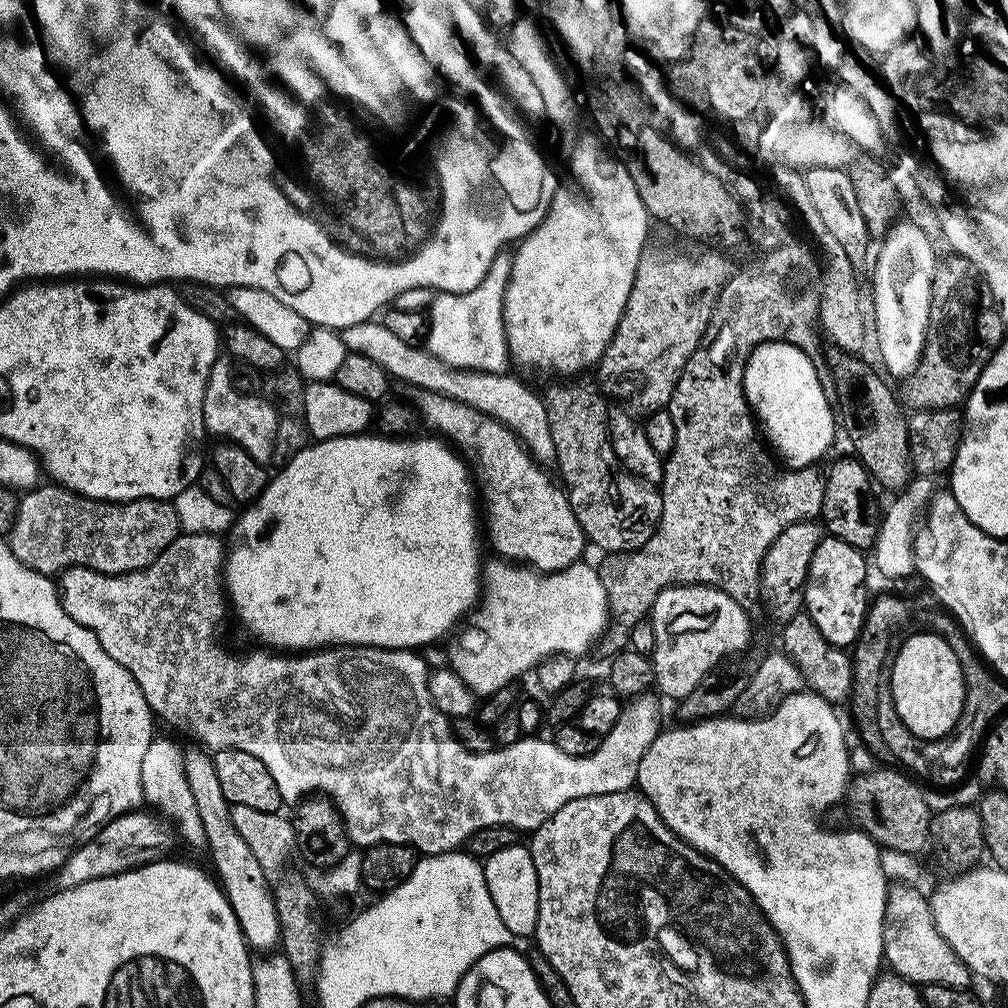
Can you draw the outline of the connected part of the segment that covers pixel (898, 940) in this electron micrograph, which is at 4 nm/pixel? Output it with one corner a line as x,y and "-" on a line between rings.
906,886
893,889
886,901
886,910
888,915
885,917
883,926
882,940
884,950
884,960
891,968
897,977
907,980
917,986
945,986
947,988
958,988
961,990
967,989
972,982
972,975
968,967
957,958
952,947
941,938
937,933
937,928
933,922
931,905
929,901
918,892
912,892

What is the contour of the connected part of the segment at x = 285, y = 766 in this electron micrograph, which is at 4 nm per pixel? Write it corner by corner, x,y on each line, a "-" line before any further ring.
185,532
177,536
174,542
170,542
170,546
166,546
166,550
161,556
157,558
150,566
140,568
136,572
122,572
118,576
109,576
107,572
95,572
89,568
68,568
65,572
59,573
58,576
58,591
60,593
60,601
62,606
66,610
66,614
70,614
70,618
74,618
74,622
78,622
82,627
90,629
96,636
97,642
100,643
100,648
106,650
106,654
110,654
110,658
114,658
116,664
121,664
127,672
132,675
132,678
138,682
140,687
140,695
146,698
146,702
150,705
153,713
157,717
165,716
168,720
177,720
184,728
189,728
190,731
196,732
196,736
205,744
203,746
209,753
215,754
226,750
227,748
237,748
238,750
246,750
246,754
254,754
254,758
258,758
258,762
262,762
262,766
266,766
266,770
270,770
270,778
274,778
274,782
278,786
278,794
280,795
281,801
285,805
292,806
297,803
298,798
303,798
309,794
323,794
328,797
336,806
340,818
343,820
343,827
347,836
347,839
351,841
353,845
359,846
361,849
367,850
372,847
373,844
406,844
409,848
415,848
417,853
426,856
441,856
443,852
454,852
457,851
467,841
469,836
472,836
476,831
480,831
483,828
494,827
496,825
504,825
508,828
515,828
517,830
534,830
538,826
542,826
542,822
546,822
546,818
550,818
557,812
562,806
566,806
566,802
571,800
577,800
583,796
597,796
598,794
610,794
611,792
627,792
629,789
636,784
636,775
638,774
638,766
642,762
642,758
646,754
646,750
654,742
654,738
659,736
662,731
662,725
660,725
660,708
656,705
657,697
652,694
645,694
629,699
627,703
620,709
620,717
614,722
612,729
608,731
604,736
599,737
596,749
593,752
588,753
587,756
571,756
566,754
555,744
551,739
539,740
541,737
536,734
528,734
523,738
516,740
514,743
507,745
506,750
498,750
502,752
495,752
495,750
489,750
487,752
472,752
463,745
462,741
454,735
453,725
450,723
449,717
443,716
438,710
438,706
434,706
432,701
432,695
428,689
428,677
430,675
430,667
426,661
420,657
421,653
416,650
409,650
407,648
367,648
361,644
349,644
347,646
325,646
317,648
312,651
304,650
299,654
273,654
268,650
260,650
264,652
252,652
248,657
243,660
240,656
232,656
232,652
228,648
224,648
224,644
220,641
220,631
224,628
224,619
230,616
230,605
228,597
226,595
226,589
224,586
223,570
224,570
224,554
226,548
222,543
220,536
211,536
203,532
202,534
190,534

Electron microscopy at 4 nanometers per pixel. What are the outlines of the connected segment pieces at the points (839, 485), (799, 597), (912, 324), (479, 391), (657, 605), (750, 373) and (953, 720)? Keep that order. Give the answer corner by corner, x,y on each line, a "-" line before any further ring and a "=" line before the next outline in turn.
848,456
834,461
829,466
828,473
823,473
824,493
819,519
827,535
836,536
855,548
868,550
873,547
878,527
878,510
876,512
875,506
872,505
874,481
859,460
=
810,519
800,520
797,524
786,526
786,530
782,530
782,534
778,534
778,538
774,538
774,542
770,542
770,550
766,550
764,561
760,566
758,603
764,607
764,612
770,619
777,620
777,625
783,626
786,622
790,622
790,618
794,618
794,614
802,611
804,607
804,583
808,577
808,570
814,556
814,550
818,550
821,539
821,525
815,519
=
901,219
879,241
880,249
875,249
876,265
872,268
872,312
876,315
876,348
880,351
880,360
884,363
883,371
889,377
903,378
910,375
922,358
922,350
926,342
928,315
930,314
930,290
932,275
936,269
938,253
932,249
928,236
916,224
=
376,320
357,321
354,326
341,329
340,335
349,352
370,358
382,366
391,379
404,382
408,388
430,390
454,402
466,402
466,406
474,406
474,410
482,410
482,414
506,425
541,466
551,465
555,461
554,438
550,438
550,422
546,418
543,399
537,393
535,396
518,377
510,376
508,372
448,368
423,347
403,342
402,338
395,337
382,322
=
674,584
671,588
662,589
658,598
652,603
650,613
654,626
654,646
650,659
655,691
661,697
662,695
669,696
676,702
682,702
697,686
696,672
707,673
711,669
708,667
715,662
716,656
724,656
727,652
742,651
752,636
752,626
744,611
746,611
745,605
730,598
730,594
717,588
707,588
705,584
=
772,340
756,347
744,367
744,393
755,419
767,443
784,455
783,463
793,470
813,467
819,456
827,454
836,432
838,436
833,405
828,405
824,384
812,363
813,357
807,356
804,349
784,340
=
933,630
923,631
906,637
904,645
897,650
896,657
894,655
891,657
892,700
896,703
896,716
904,723
903,731
909,737
918,740
937,740
946,735
958,722
962,714
962,706
966,703
966,685
963,667
959,664
954,650

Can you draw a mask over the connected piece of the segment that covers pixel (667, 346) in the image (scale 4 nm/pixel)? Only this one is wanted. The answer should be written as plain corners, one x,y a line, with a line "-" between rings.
712,246
705,248
708,248
705,252
663,252
656,248
653,252
652,249
645,251
640,257
630,298
626,298
626,306
612,340
600,355
598,388
605,397
613,396
616,399
613,401
623,402
642,414
667,409
686,362
702,342
702,334
710,322
720,291
734,271
734,265
720,253
723,251

